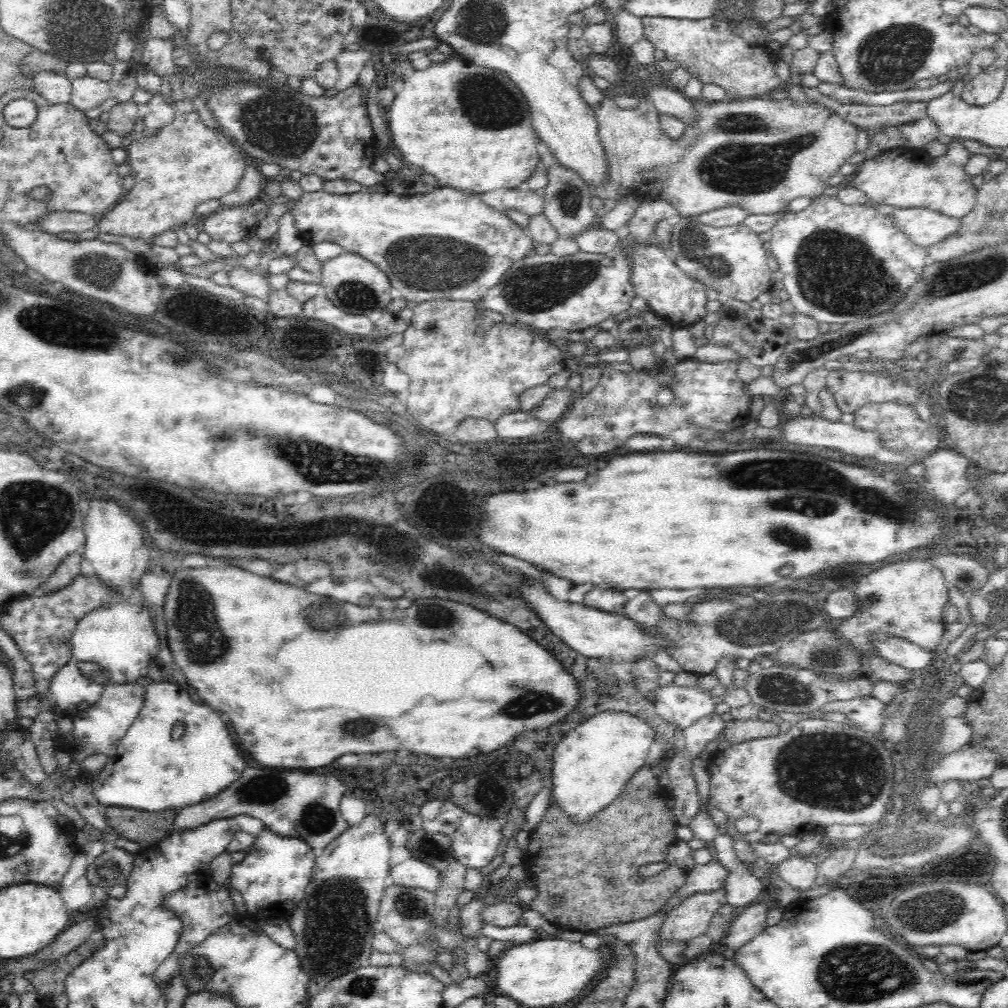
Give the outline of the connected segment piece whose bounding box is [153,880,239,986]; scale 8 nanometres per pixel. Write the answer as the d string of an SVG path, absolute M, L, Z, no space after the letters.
M211 880L205 882L191 882L188 886L184 886L182 890L166 893L163 896L160 907L164 911L170 911L176 915L177 919L182 921L183 929L176 949L166 958L162 964L153 972L153 979L156 984L168 984L175 977L177 969L177 960L180 955L186 951L199 946L212 932L234 922L238 913L235 910L235 903L230 896L230 890L224 884L214 883Z

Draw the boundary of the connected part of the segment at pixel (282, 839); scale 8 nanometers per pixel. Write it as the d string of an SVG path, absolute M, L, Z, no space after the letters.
M264 825L250 848L245 850L244 858L233 863L230 887L244 899L248 915L266 920L270 917L289 919L296 906L305 898L317 857L306 841L279 835Z

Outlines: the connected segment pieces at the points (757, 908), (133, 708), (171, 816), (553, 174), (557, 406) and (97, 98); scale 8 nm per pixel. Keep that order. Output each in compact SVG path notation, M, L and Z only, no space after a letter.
M762 904L748 906L739 910L736 918L731 921L726 938L726 949L733 951L746 947L758 934L767 927L766 908Z
M144 682L136 683L136 684L120 684L118 686L116 686L116 685L108 686L108 688L104 688L104 694L102 694L102 698L100 698L100 700L98 700L98 703L94 704L94 706L92 706L92 708L90 708L90 710L86 710L86 712L73 713L70 715L74 722L74 726L75 726L75 738L76 738L76 742L77 742L76 747L77 747L77 752L79 753L78 759L80 762L82 762L82 760L84 760L84 758L86 758L86 756L88 756L88 754L90 754L94 751L97 753L104 753L109 758L111 758L112 756L114 756L117 753L117 750L119 748L119 744L121 743L121 740L126 736L126 733L128 732L128 730L130 730L130 727L132 726L132 724L137 722L138 716L140 716L140 712L142 712L142 707L144 706L144 698L146 698L146 687L138 686L138 684L144 684Z
M126 807L105 808L109 828L114 829L120 837L136 841L140 848L167 838L176 815L173 809L150 812Z
M560 163L550 165L545 171L547 183L541 194L544 215L559 236L572 238L581 230L596 226L598 215L592 210L593 197L588 181L582 179L582 175L578 171Z
M553 387L548 396L542 400L542 403L538 404L529 413L536 418L538 423L544 423L544 425L552 424L554 426L564 416L575 397L576 391L572 392Z
M82 77L71 80L69 103L82 112L90 112L110 96L109 82L97 78Z

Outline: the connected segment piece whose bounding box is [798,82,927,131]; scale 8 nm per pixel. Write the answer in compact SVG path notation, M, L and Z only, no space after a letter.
M798 82L802 92L813 102L834 110L846 122L858 129L868 131L890 125L903 125L920 120L925 116L927 103L924 101L894 102L888 106L856 106L855 104L838 104L835 100L822 96L816 87L806 87Z

